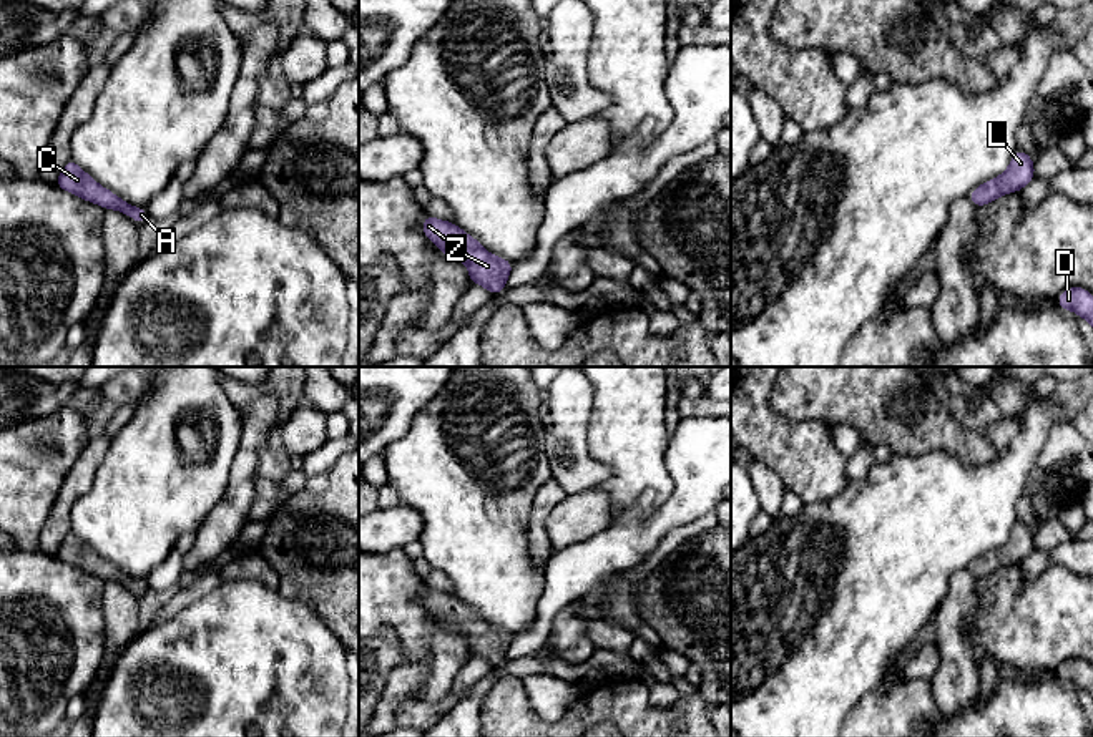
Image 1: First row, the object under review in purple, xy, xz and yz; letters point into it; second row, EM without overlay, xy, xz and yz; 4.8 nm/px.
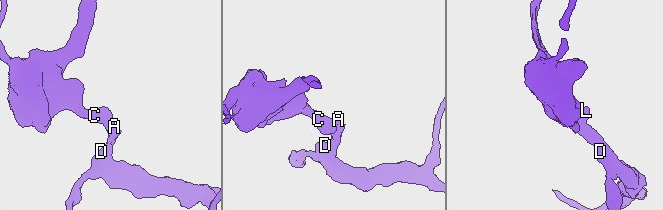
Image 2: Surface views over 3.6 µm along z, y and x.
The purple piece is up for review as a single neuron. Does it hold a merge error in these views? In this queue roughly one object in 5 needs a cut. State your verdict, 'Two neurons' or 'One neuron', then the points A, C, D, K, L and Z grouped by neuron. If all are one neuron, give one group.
One neuron. Groups: A C D K L Z

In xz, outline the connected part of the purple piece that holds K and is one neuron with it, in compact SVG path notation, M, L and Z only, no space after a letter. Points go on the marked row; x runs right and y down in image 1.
M425 214L422 232L452 261L462 259L472 284L483 286L492 295L503 290L513 264L487 252L482 244L457 227Z

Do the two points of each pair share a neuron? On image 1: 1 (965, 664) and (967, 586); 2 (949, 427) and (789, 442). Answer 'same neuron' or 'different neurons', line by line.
1: same neuron
2: different neurons

